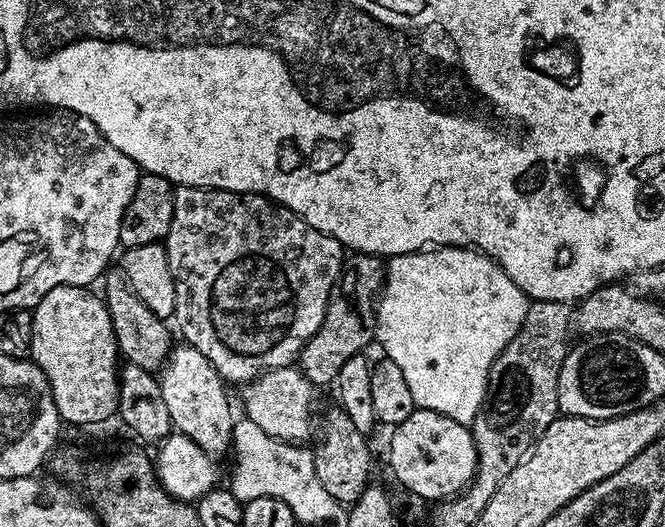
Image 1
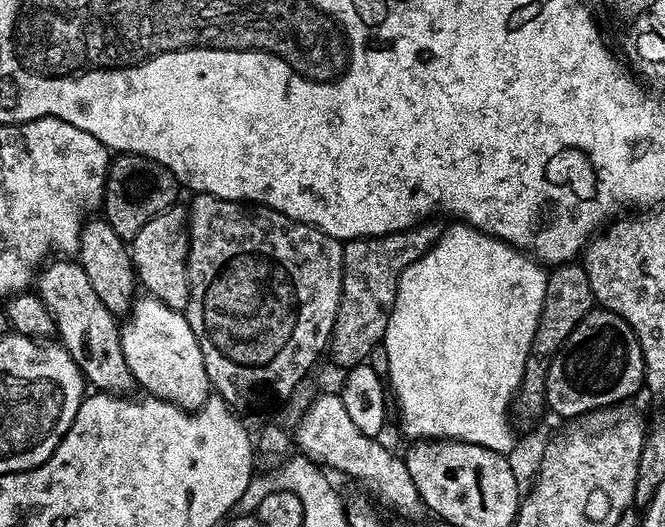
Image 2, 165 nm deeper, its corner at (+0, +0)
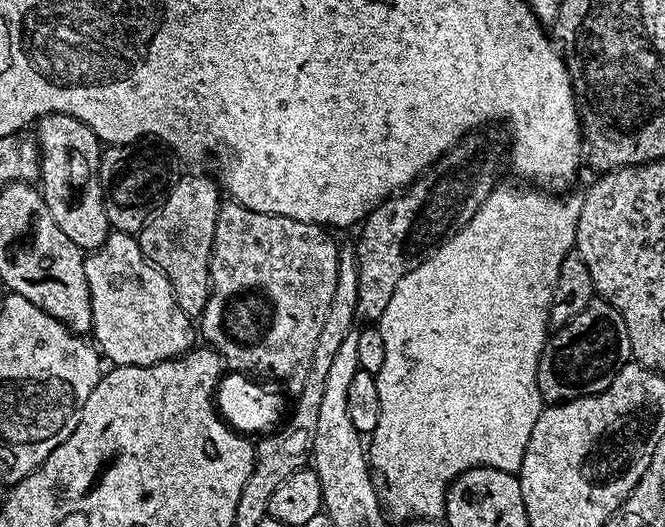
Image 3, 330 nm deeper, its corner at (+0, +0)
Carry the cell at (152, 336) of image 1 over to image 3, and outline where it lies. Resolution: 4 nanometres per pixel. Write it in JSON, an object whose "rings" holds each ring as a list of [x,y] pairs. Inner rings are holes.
{"rings":[[[66,114],[40,117],[34,128],[40,146],[40,179],[38,187],[50,206],[50,218],[58,222],[58,230],[81,250],[100,248],[106,242],[110,225],[104,191],[100,185],[100,154],[102,142],[78,118]]]}

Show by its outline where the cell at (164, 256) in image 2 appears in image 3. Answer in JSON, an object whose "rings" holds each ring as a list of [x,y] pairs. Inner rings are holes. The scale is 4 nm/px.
{"rings":[[[184,176],[175,181],[166,202],[138,234],[142,254],[170,282],[174,298],[189,318],[199,318],[208,301],[208,267],[214,246],[214,222],[222,189],[208,176]]]}

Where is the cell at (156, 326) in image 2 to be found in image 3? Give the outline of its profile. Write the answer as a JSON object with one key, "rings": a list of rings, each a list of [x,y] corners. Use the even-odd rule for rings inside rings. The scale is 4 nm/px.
{"rings":[[[109,231],[106,242],[102,242],[100,248],[93,248],[85,255],[84,269],[92,303],[91,335],[96,336],[95,343],[99,351],[107,359],[109,356],[113,365],[150,368],[163,360],[174,360],[177,356],[183,356],[193,347],[193,321],[178,306],[174,290],[162,270],[158,270],[144,257],[139,239],[133,233]]]}

